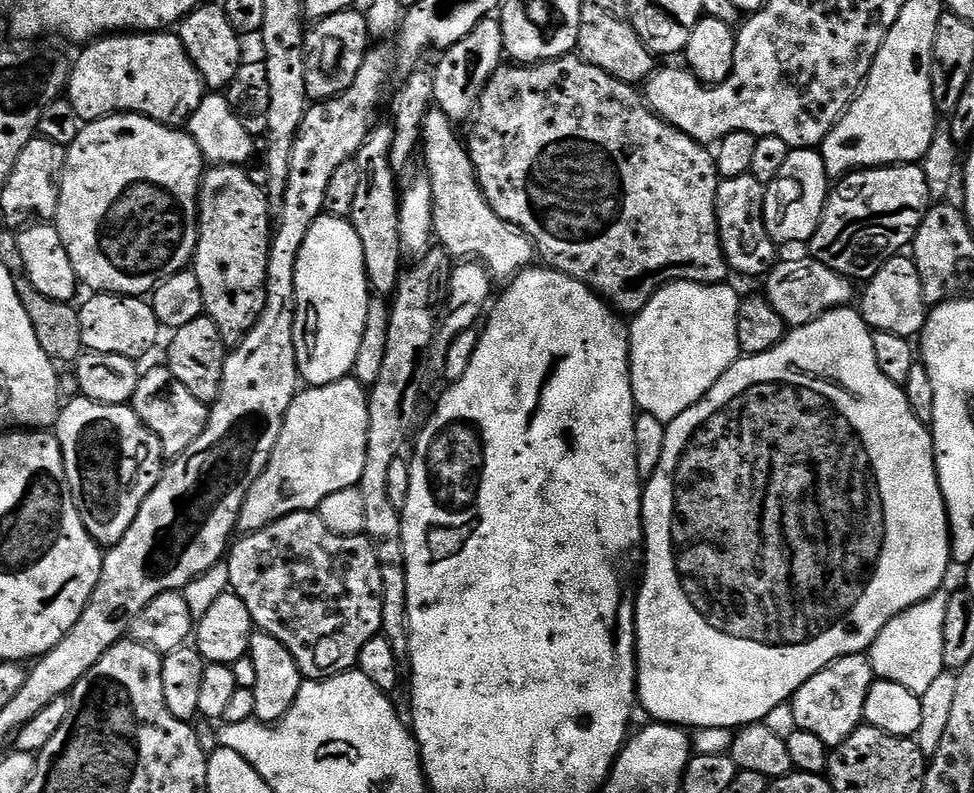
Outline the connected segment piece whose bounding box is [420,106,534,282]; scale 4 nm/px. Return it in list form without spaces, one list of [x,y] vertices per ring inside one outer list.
[[[435,106],[428,109],[420,140],[424,144],[424,168],[432,188],[432,230],[439,247],[452,258],[471,258],[487,269],[489,276],[507,282],[534,260],[534,245],[519,228],[507,224],[486,202],[476,181],[465,141],[456,134],[454,122]]]

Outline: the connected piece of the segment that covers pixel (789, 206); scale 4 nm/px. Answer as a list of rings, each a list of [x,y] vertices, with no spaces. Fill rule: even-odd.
[[[791,149],[778,174],[767,185],[764,204],[763,222],[766,232],[775,245],[786,242],[802,241],[809,243],[820,225],[825,202],[830,191],[829,175],[825,170],[824,159],[817,149]]]

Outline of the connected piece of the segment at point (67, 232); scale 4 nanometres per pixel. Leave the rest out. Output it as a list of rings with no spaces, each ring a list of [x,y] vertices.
[[[125,112],[123,114],[113,114],[111,116],[103,116],[101,120],[94,120],[85,123],[80,129],[78,138],[74,138],[74,142],[67,145],[64,153],[64,173],[60,176],[60,197],[58,198],[58,210],[56,211],[56,219],[54,226],[58,230],[58,234],[62,238],[62,242],[66,246],[66,254],[70,256],[70,262],[74,270],[76,271],[76,279],[81,285],[84,284],[88,290],[95,290],[100,294],[115,294],[118,296],[139,296],[143,297],[145,294],[151,293],[155,289],[156,285],[161,280],[165,280],[168,276],[173,276],[179,272],[185,271],[192,263],[192,255],[196,250],[196,217],[194,215],[196,211],[196,198],[200,195],[200,177],[204,175],[206,171],[206,161],[203,156],[200,155],[198,146],[193,142],[191,136],[188,135],[187,131],[181,130],[176,126],[169,126],[167,124],[159,124],[156,120],[151,120],[145,116],[138,116],[134,112]]]

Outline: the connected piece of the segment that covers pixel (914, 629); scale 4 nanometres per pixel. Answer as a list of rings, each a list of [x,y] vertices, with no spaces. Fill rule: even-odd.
[[[947,591],[935,592],[886,622],[886,626],[866,653],[872,664],[873,677],[898,682],[898,686],[906,686],[906,690],[919,694],[925,692],[940,672],[945,671],[942,658],[942,626],[946,618],[948,597]]]

